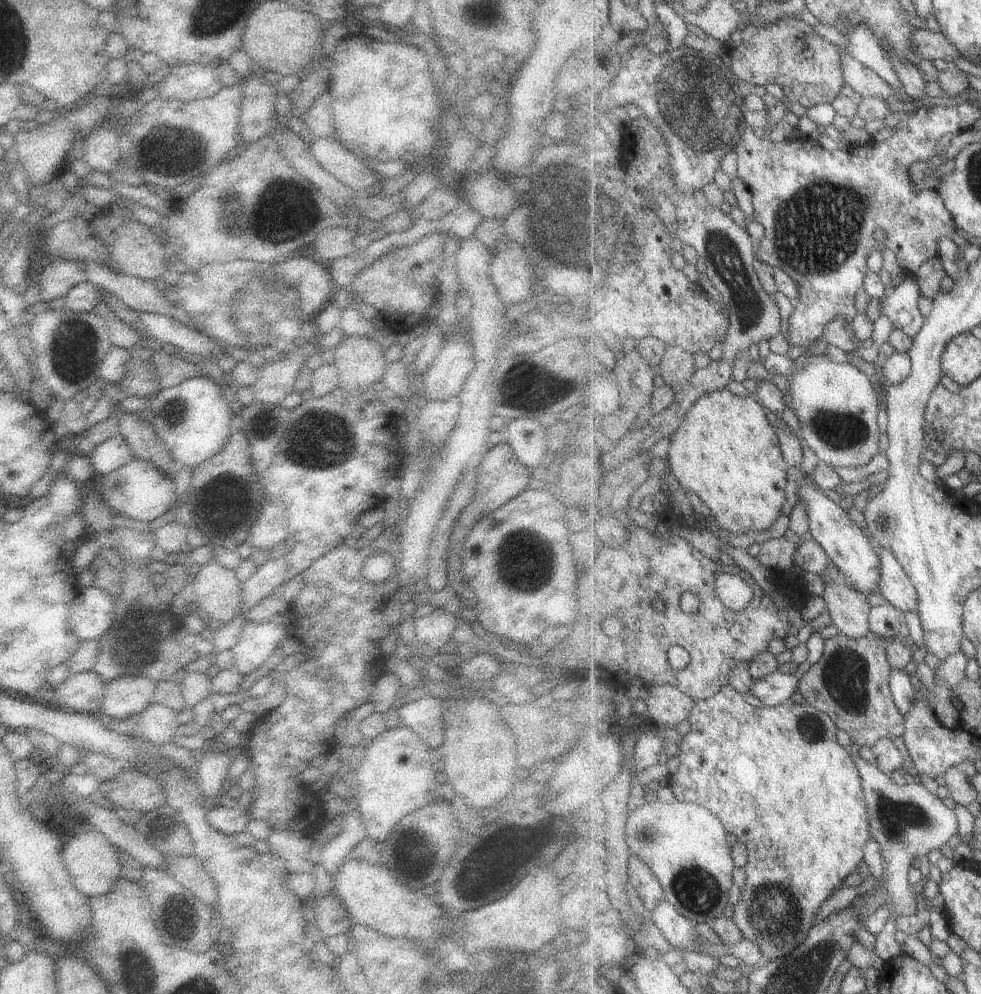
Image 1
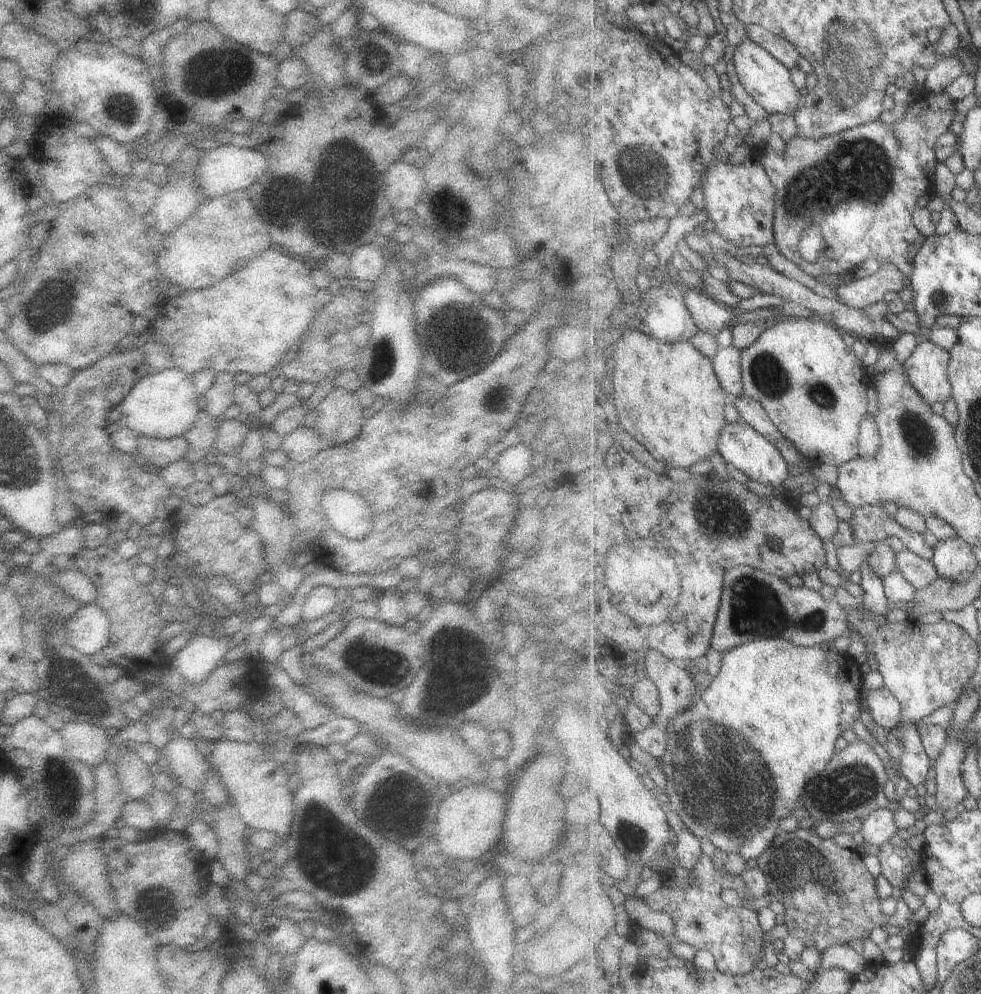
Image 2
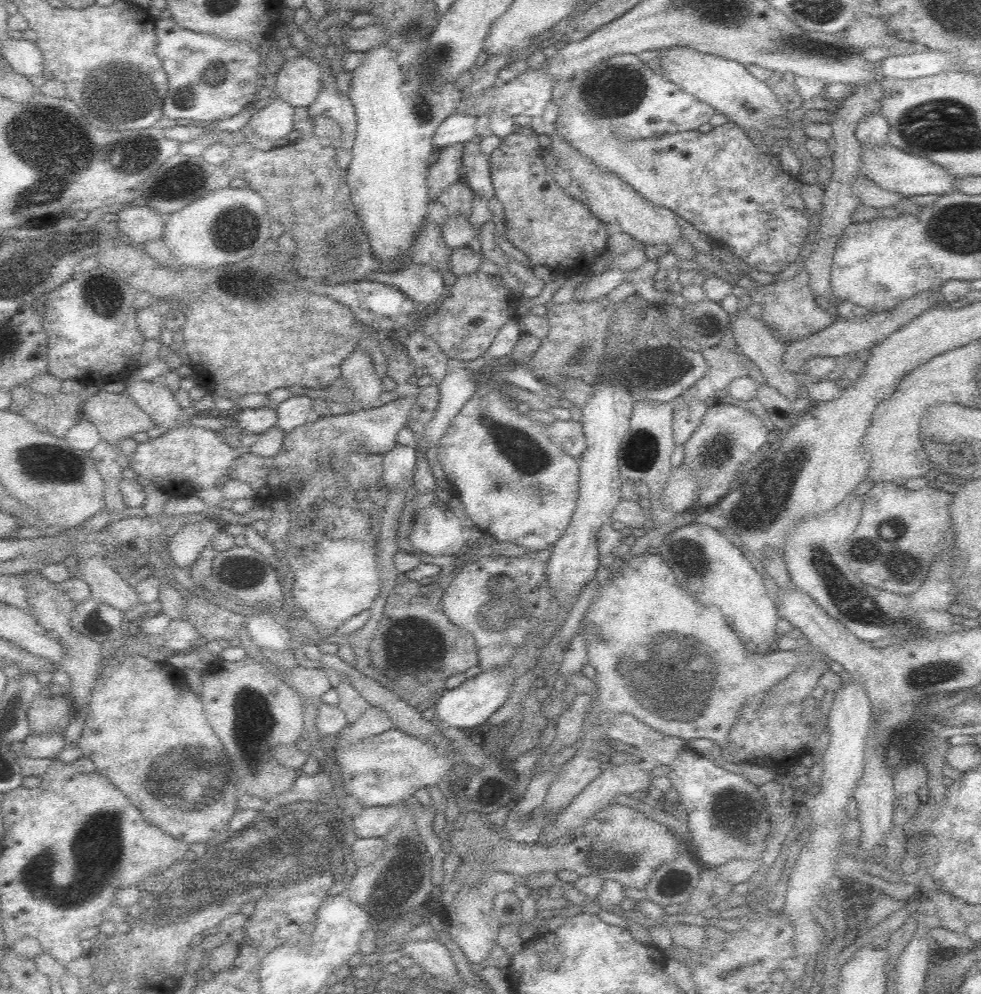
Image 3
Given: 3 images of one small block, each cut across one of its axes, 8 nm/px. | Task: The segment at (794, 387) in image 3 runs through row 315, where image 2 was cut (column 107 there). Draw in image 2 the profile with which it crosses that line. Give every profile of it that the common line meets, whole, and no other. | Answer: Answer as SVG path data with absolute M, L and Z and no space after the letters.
M65 721L58 733L63 740L63 752L91 767L105 760L105 752L112 743L102 726L88 722Z

